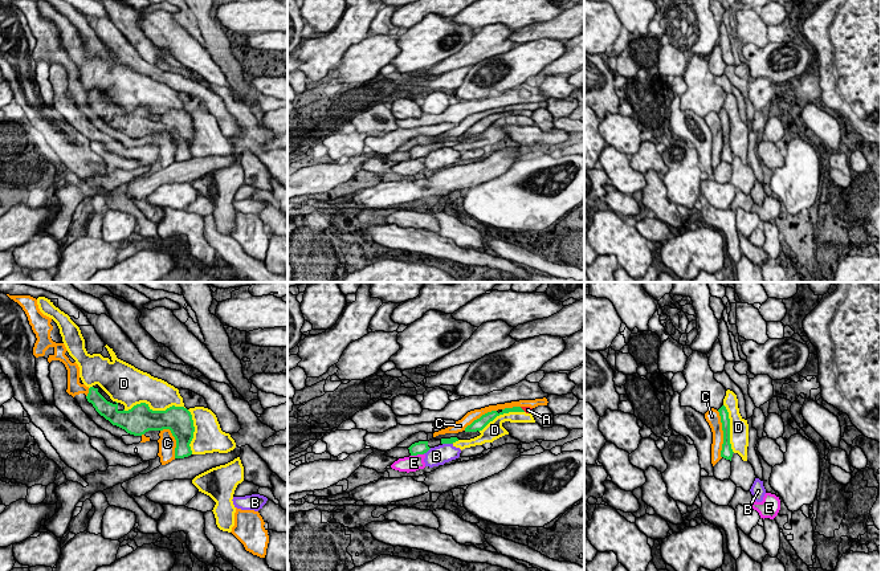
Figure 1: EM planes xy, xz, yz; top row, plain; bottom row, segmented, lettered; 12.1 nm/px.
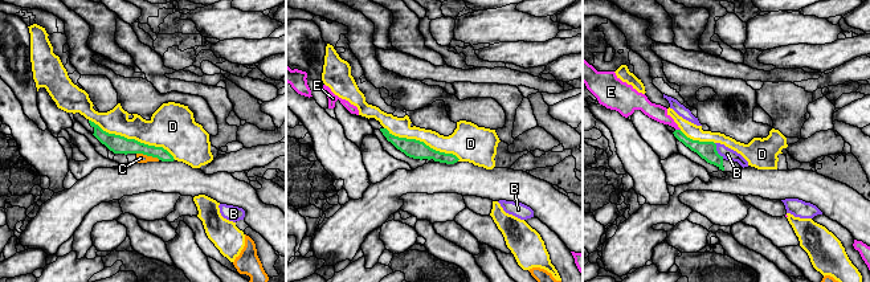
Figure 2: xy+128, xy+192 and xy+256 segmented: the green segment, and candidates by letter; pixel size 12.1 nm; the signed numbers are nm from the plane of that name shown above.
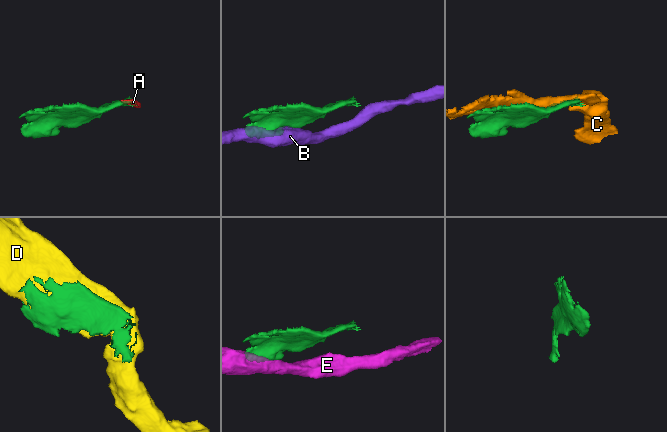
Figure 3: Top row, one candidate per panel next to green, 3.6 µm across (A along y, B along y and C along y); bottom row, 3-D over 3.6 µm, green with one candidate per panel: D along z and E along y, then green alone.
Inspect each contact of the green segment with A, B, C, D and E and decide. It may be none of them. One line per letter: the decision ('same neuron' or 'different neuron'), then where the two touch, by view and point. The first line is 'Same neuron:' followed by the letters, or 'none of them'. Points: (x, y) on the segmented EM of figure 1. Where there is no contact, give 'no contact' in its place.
Same neuron: A
A: same neuron; meets green in xz at (521, 408)
B: different neuron; meets green in xz at (427, 451)
C: different neuron; meets green in yz at (724, 435)
D: different neuron; meets green in xy at (154, 411)
E: different neuron; meets green in xz at (416, 455)

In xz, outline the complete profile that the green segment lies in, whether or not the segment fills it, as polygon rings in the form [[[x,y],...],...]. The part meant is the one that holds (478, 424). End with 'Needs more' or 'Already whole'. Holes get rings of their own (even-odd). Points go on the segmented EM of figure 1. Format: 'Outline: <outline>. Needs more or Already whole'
Outline: [[[513,407],[513,408],[505,408],[498,411],[492,411],[485,415],[482,415],[480,419],[474,420],[470,425],[465,428],[465,432],[480,432],[482,431],[490,421],[493,421],[497,416],[509,413],[509,412],[526,412],[533,413],[533,408],[530,407]]]. Needs more

